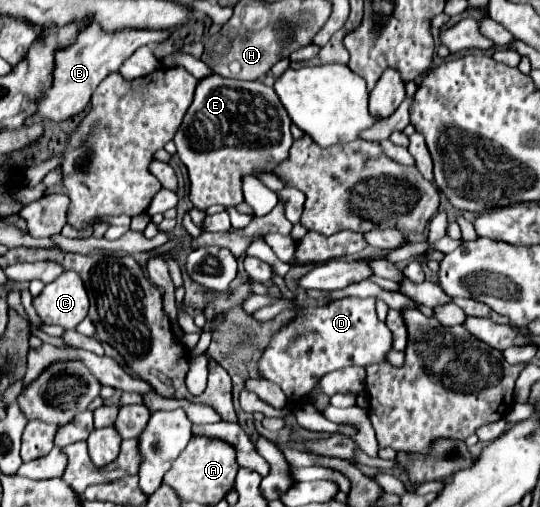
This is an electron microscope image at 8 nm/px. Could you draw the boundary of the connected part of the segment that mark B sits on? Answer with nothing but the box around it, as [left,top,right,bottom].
[38,23,172,121]

